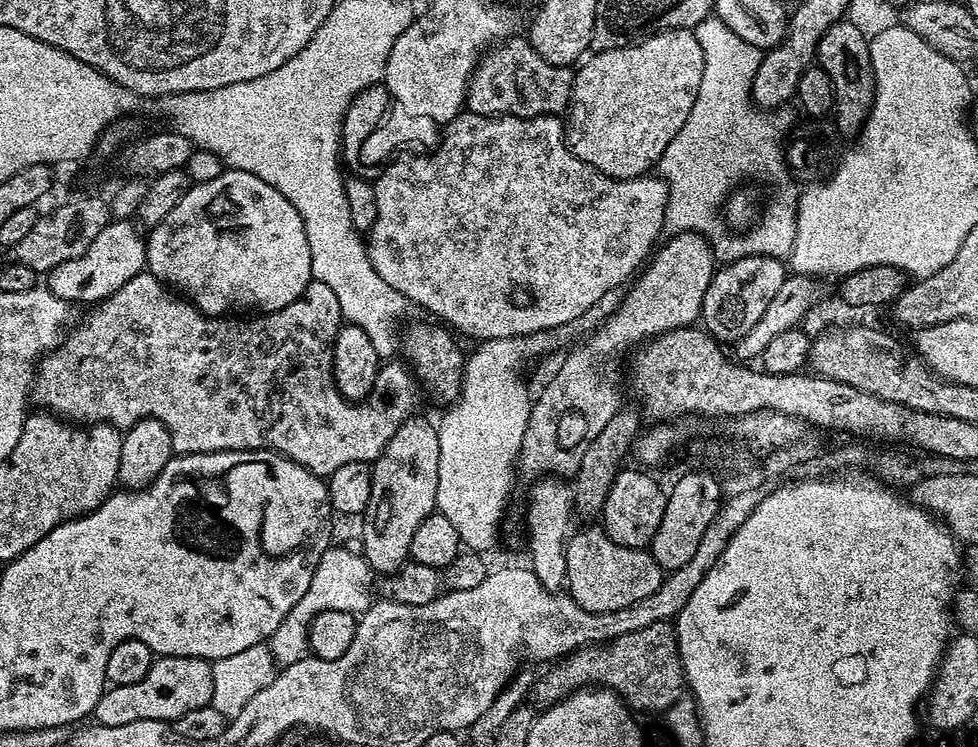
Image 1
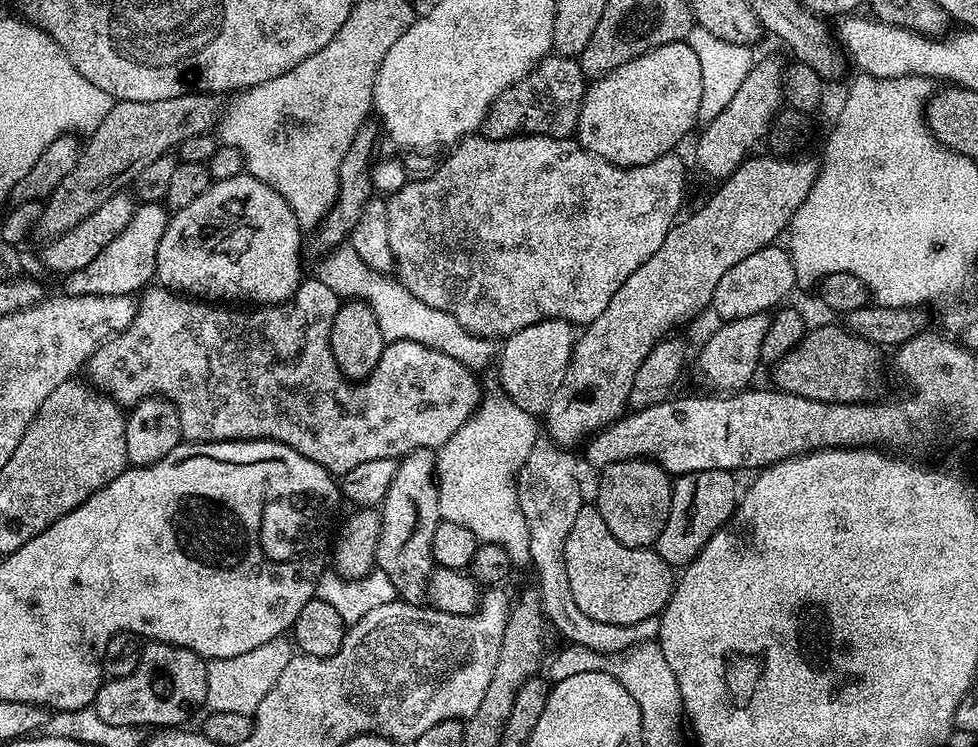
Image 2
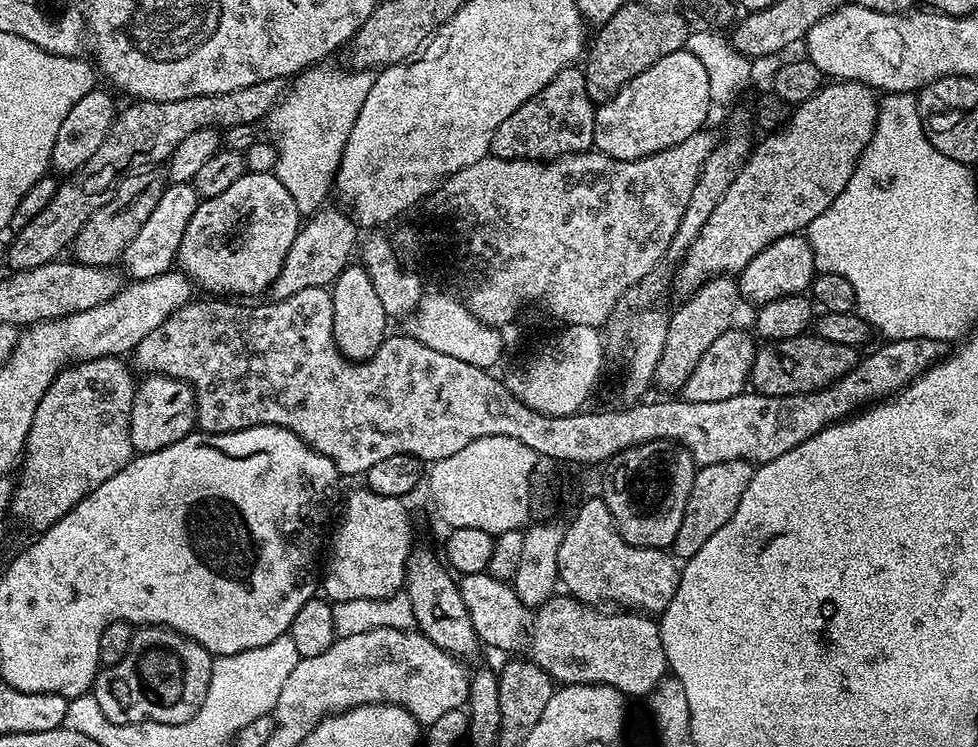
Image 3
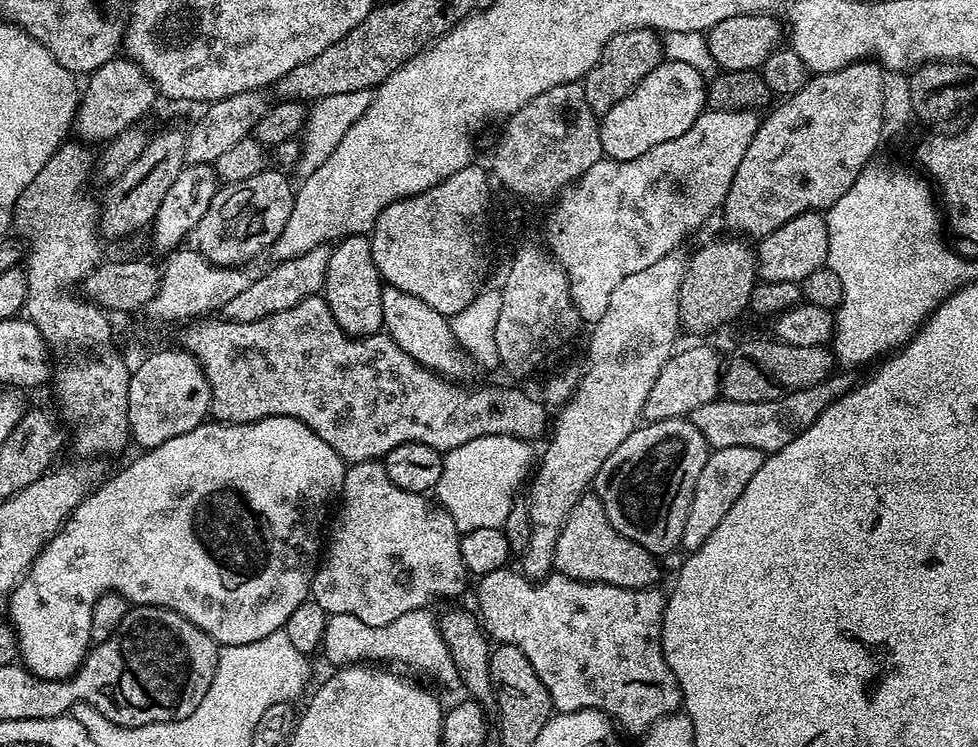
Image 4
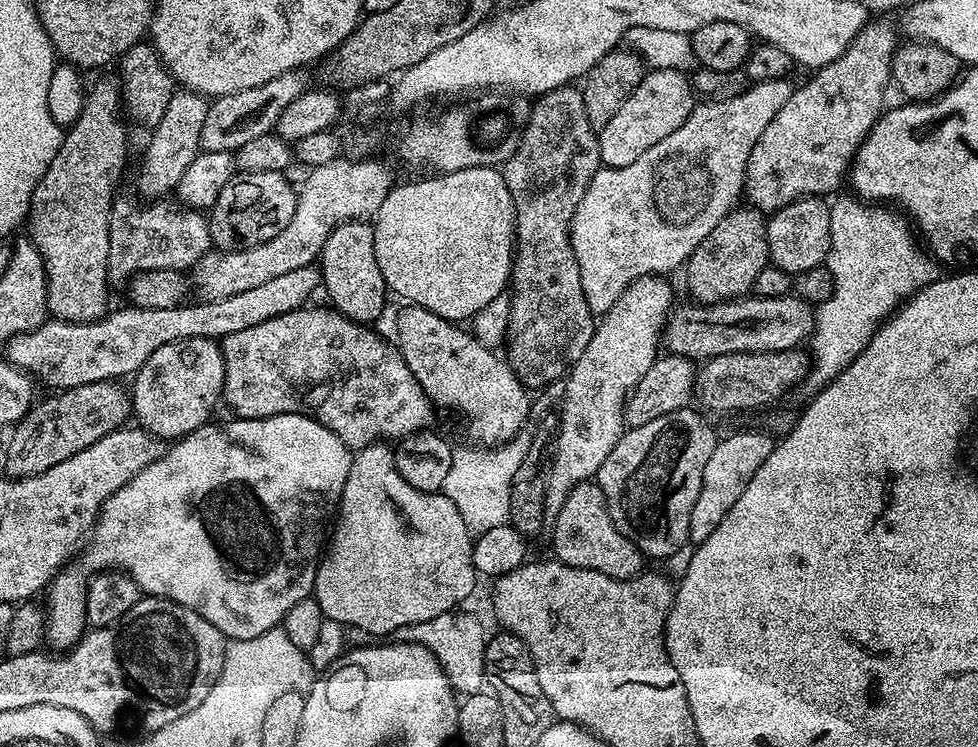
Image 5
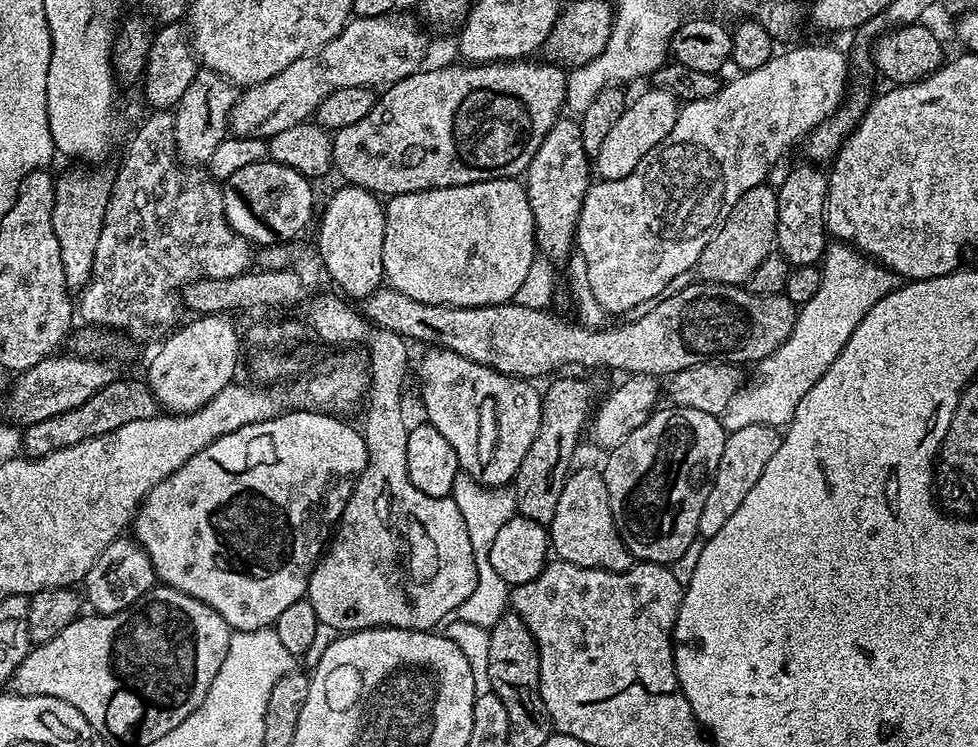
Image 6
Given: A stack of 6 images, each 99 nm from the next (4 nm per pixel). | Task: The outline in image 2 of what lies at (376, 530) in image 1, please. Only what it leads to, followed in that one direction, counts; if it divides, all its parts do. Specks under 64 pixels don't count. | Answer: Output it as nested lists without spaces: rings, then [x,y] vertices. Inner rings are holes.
[[[419,448],[399,457],[384,503],[379,505],[380,537],[376,547],[376,568],[394,582],[396,596],[406,604],[420,604],[428,591],[434,561],[432,543],[434,530],[442,519],[436,482],[437,453],[430,448]]]

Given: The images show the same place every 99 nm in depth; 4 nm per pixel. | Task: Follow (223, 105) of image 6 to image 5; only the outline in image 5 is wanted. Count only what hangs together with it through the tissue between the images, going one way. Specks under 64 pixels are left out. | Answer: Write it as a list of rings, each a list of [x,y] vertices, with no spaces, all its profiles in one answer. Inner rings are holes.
[[[173,91],[170,106],[166,106],[166,114],[155,128],[151,129],[149,136],[152,137],[148,140],[148,149],[140,160],[136,188],[141,192],[141,197],[164,198],[175,193],[182,174],[186,174],[186,166],[190,166],[190,162],[194,162],[194,158],[201,151],[202,122],[206,122],[208,106],[209,101],[198,92]]]

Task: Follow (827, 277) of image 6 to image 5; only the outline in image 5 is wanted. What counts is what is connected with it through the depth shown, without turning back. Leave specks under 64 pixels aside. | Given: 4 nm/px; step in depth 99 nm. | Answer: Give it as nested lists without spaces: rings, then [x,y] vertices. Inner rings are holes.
[[[851,199],[840,200],[837,204],[831,205],[830,250],[826,267],[828,273],[832,275],[834,290],[829,300],[822,302],[815,309],[816,326],[812,329],[810,337],[812,365],[802,385],[803,391],[808,391],[808,394],[821,392],[831,380],[838,378],[838,374],[842,374],[842,370],[846,370],[846,366],[850,366],[850,362],[854,362],[858,354],[862,354],[876,329],[901,307],[904,301],[938,279],[937,261],[921,245],[921,249],[916,245],[916,240],[912,237],[913,229],[899,211],[887,212],[884,209],[887,207],[869,206],[859,199]]]

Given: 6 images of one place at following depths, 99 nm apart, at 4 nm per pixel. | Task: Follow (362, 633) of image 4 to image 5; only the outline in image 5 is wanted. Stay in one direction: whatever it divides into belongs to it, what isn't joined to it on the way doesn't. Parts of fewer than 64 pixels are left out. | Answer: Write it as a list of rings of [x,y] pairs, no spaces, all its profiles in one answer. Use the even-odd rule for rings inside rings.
[[[464,610],[450,611],[446,614],[438,614],[438,618],[430,622],[418,622],[411,624],[409,628],[401,628],[398,636],[401,641],[421,644],[423,648],[431,650],[440,665],[444,667],[444,672],[448,675],[448,681],[452,683],[453,689],[461,697],[473,696],[485,691],[484,645],[486,635],[484,636],[484,624],[478,617],[467,616]]]

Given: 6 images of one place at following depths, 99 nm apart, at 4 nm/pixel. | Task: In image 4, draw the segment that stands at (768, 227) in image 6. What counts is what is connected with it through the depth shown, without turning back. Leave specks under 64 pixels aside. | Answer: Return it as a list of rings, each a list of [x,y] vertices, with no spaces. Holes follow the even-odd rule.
[[[740,238],[728,239],[732,240],[712,240],[688,256],[688,271],[682,278],[682,290],[678,294],[680,322],[685,329],[712,332],[748,308],[750,294],[758,283],[756,253],[753,245],[748,245],[751,243]]]

